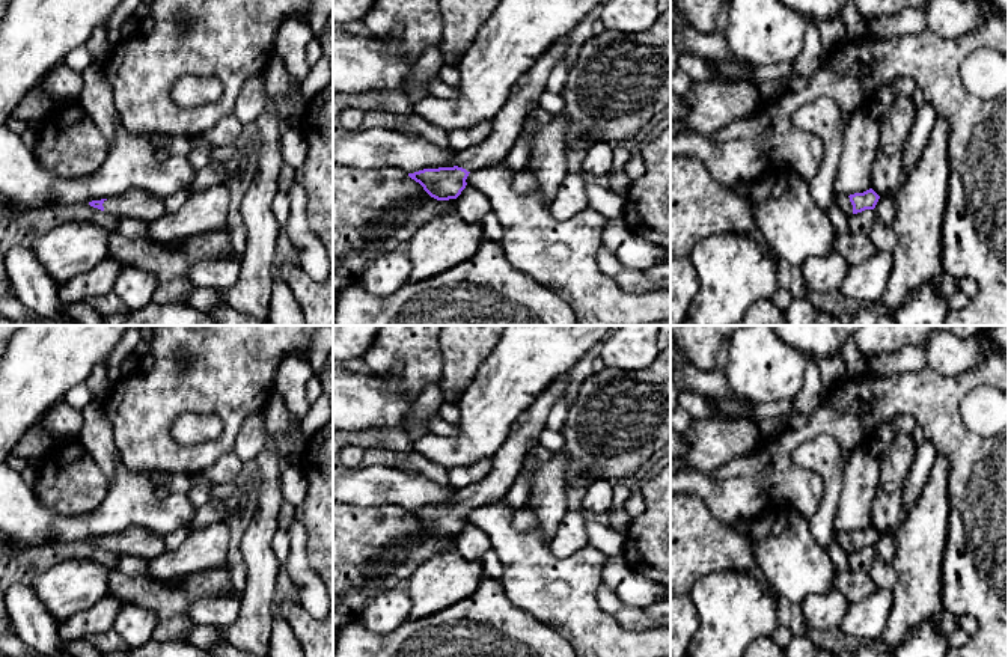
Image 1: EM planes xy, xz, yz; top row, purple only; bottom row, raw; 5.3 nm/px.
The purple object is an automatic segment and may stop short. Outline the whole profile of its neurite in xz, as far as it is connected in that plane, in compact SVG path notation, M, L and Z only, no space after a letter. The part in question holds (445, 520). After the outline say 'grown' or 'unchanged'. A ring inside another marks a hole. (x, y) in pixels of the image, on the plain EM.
M568 374L548 384L532 405L515 420L503 445L494 452L487 478L455 491L449 505L408 511L437 538L457 536L466 526L470 509L499 502L523 470L524 460L544 428L553 405L565 396Z; grown

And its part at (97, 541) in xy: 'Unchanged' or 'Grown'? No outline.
Grown

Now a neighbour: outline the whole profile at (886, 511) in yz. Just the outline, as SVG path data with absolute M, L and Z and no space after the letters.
M895 434L892 445L878 454L878 488L871 505L871 526L878 533L897 532L903 521L903 488L918 448L912 434Z

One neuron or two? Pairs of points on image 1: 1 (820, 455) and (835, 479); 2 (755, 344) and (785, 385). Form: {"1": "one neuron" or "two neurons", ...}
{"1": "one neuron", "2": "one neuron"}

